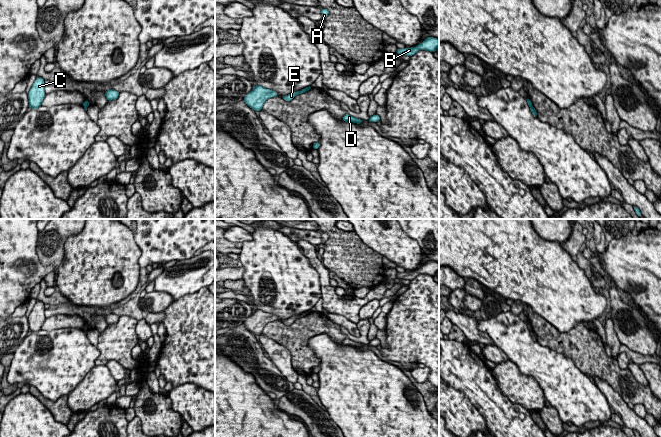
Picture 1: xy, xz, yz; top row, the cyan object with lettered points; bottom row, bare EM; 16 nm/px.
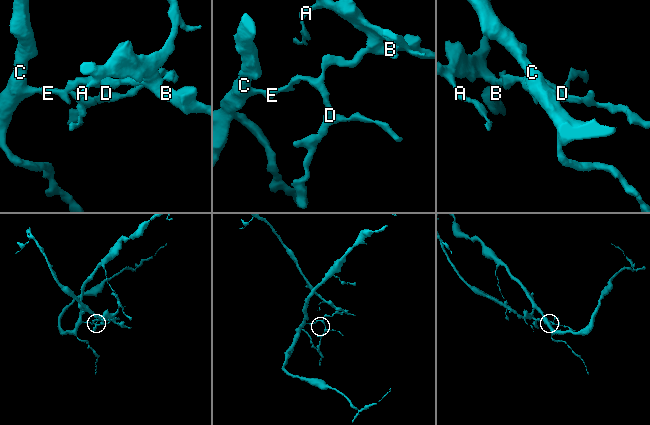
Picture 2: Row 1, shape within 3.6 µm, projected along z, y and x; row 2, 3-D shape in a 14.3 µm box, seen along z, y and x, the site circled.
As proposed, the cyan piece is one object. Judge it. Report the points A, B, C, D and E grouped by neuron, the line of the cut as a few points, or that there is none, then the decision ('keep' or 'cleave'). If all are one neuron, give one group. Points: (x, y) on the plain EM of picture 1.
A B D / C E; cut in xy along (83, 328), (86, 331); cleave

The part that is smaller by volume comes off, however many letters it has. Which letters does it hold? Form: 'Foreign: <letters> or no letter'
Foreign: A, B, D

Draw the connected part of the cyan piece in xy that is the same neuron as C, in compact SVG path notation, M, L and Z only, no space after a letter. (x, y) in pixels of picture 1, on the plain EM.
M37 301L28 316L29 331L32 333L37 334L42 329L42 325L46 319L44 305L42 301Z

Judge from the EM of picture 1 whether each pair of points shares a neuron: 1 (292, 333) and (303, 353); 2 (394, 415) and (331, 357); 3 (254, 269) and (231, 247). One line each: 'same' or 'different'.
1: same
2: same
3: different

